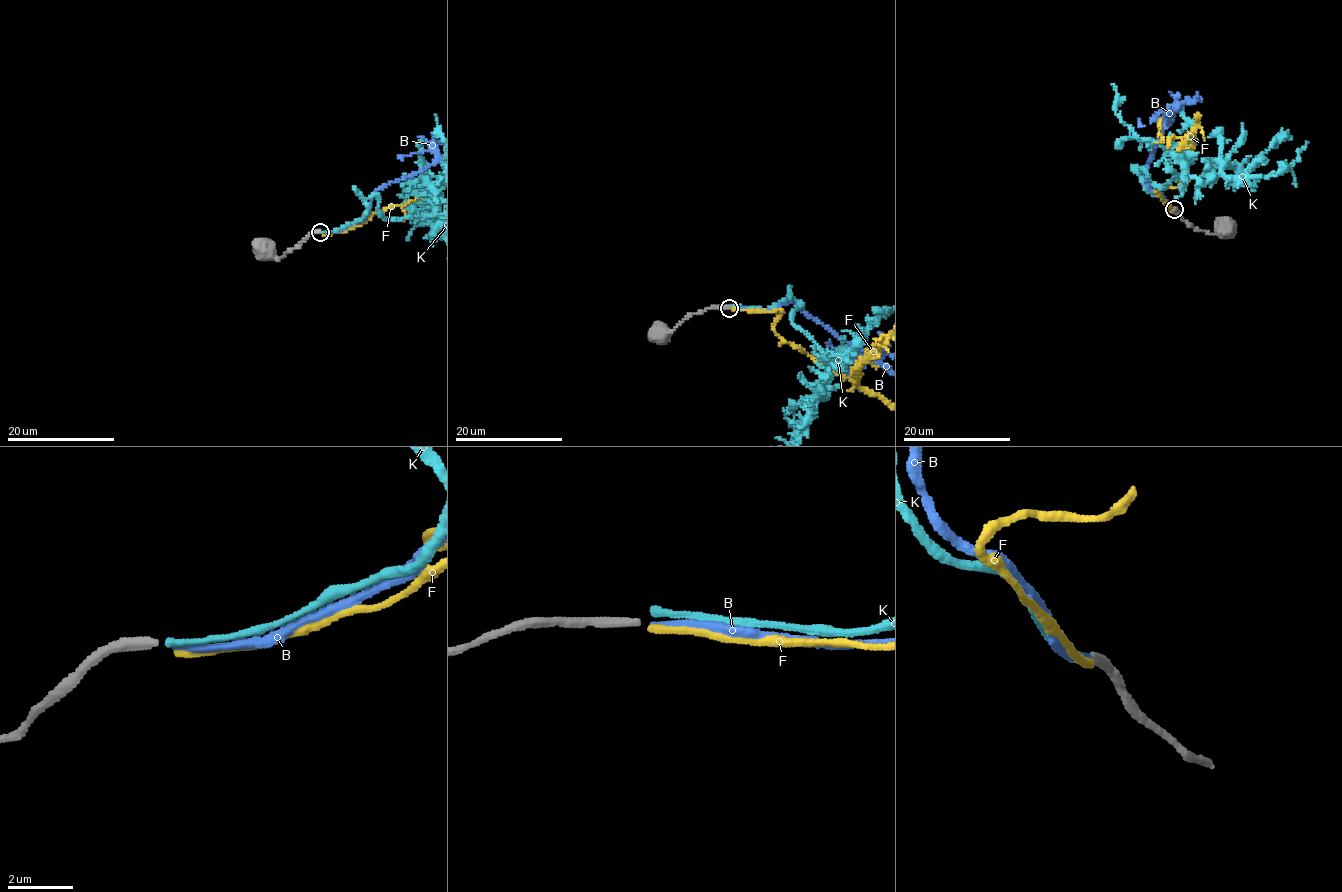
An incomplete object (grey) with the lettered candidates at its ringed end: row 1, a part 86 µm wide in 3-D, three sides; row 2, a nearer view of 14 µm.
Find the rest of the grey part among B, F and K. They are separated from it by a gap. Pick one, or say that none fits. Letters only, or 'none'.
F

